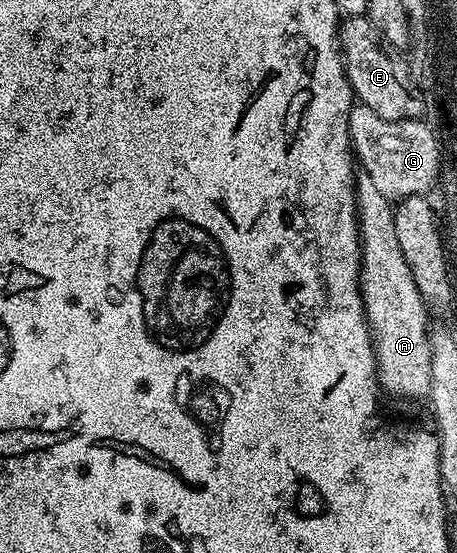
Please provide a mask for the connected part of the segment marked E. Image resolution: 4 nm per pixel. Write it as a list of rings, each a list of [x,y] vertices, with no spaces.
[[[346,17],[340,23],[339,37],[343,47],[345,75],[349,87],[353,89],[353,97],[360,105],[371,108],[375,116],[392,122],[404,118],[420,119],[424,115],[421,113],[427,108],[427,102],[422,91],[417,91],[417,82],[405,63],[406,55],[400,49],[390,46],[384,34],[369,23],[368,17]]]

